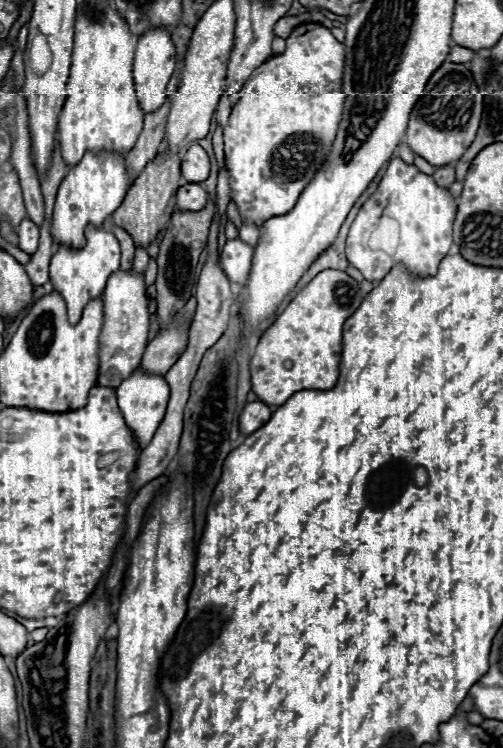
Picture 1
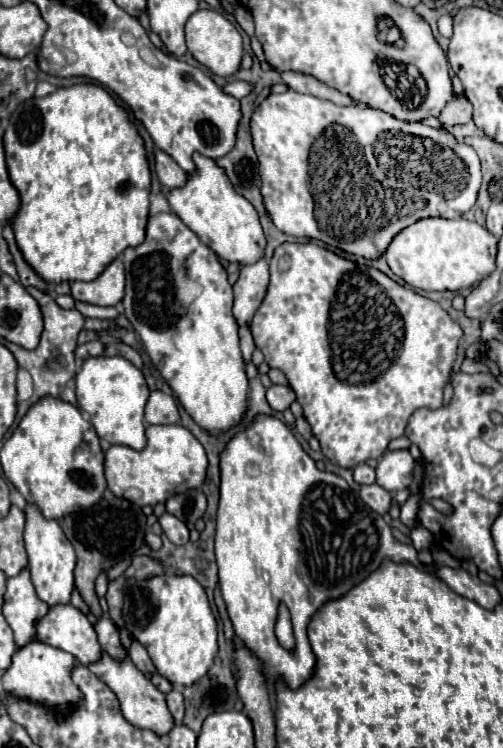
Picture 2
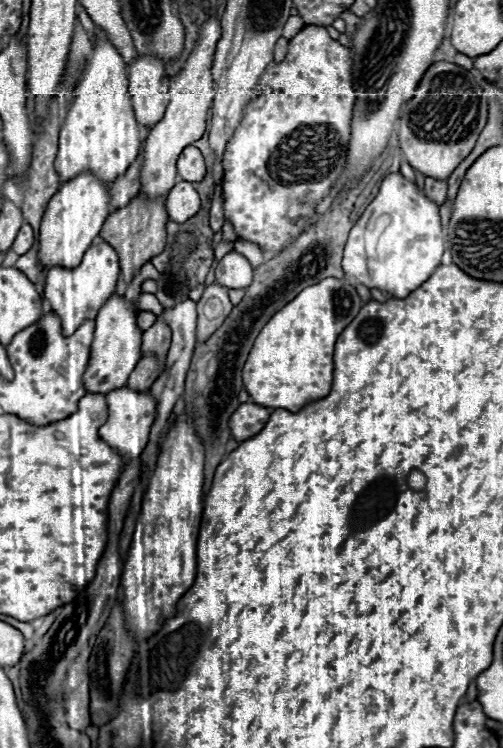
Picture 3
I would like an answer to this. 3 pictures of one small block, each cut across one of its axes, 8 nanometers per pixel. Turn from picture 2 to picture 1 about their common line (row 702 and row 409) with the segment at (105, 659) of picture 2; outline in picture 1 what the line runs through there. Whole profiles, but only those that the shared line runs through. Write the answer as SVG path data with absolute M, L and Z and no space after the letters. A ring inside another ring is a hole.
M138 366L138 368L134 368L134 372L126 380L122 380L122 384L116 388L116 394L118 394L120 412L126 420L126 424L134 432L138 444L144 448L152 440L152 434L156 432L156 426L160 426L160 422L164 420L164 410L166 410L166 404L168 404L168 398L170 398L168 382L162 376L150 374L142 366Z

